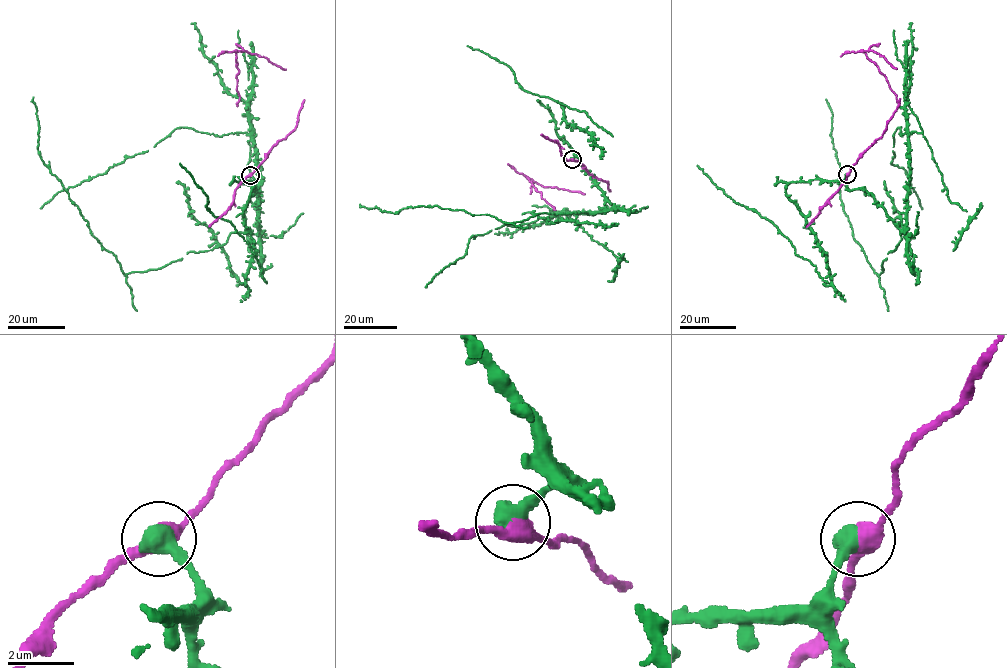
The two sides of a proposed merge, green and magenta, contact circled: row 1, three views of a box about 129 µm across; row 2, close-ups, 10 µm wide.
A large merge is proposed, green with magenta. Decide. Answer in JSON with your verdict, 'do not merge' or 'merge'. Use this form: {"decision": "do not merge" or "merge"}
{"decision": "do not merge"}

